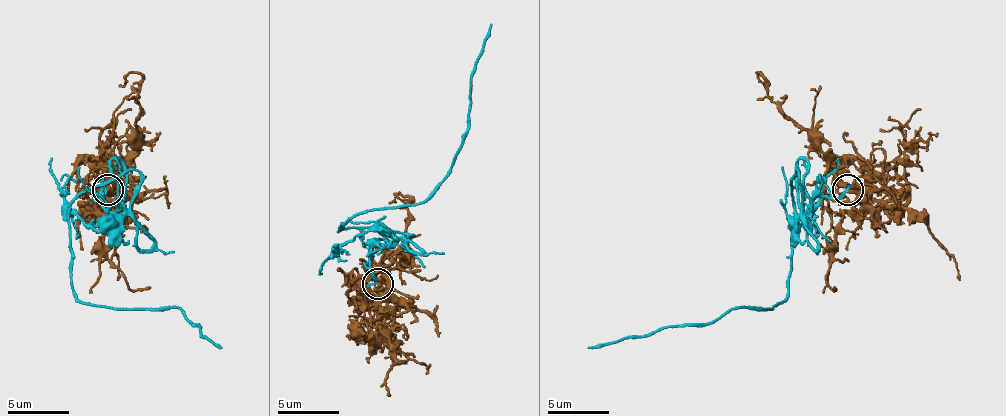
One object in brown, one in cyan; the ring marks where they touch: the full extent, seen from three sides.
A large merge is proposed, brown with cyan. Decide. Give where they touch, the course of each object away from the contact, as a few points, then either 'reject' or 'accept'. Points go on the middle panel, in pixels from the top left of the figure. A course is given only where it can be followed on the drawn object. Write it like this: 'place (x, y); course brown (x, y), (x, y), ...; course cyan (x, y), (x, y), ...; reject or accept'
place (378, 283); course brown (378, 284), (406, 256), (406, 207), (412, 201), (400, 195), (388, 204); course cyan (375, 284), (360, 232), (338, 232), (360, 213), (418, 204), (443, 180), (464, 140), (471, 72), (492, 23); accept

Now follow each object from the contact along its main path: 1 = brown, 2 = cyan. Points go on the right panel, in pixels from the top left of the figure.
1: (848, 189), (842, 176), (771, 100), (765, 78), (759, 72), (768, 87)
2: (848, 189), (836, 198), (793, 192), (790, 290), (777, 306), (744, 309), (704, 324), (657, 327), (587, 349)

